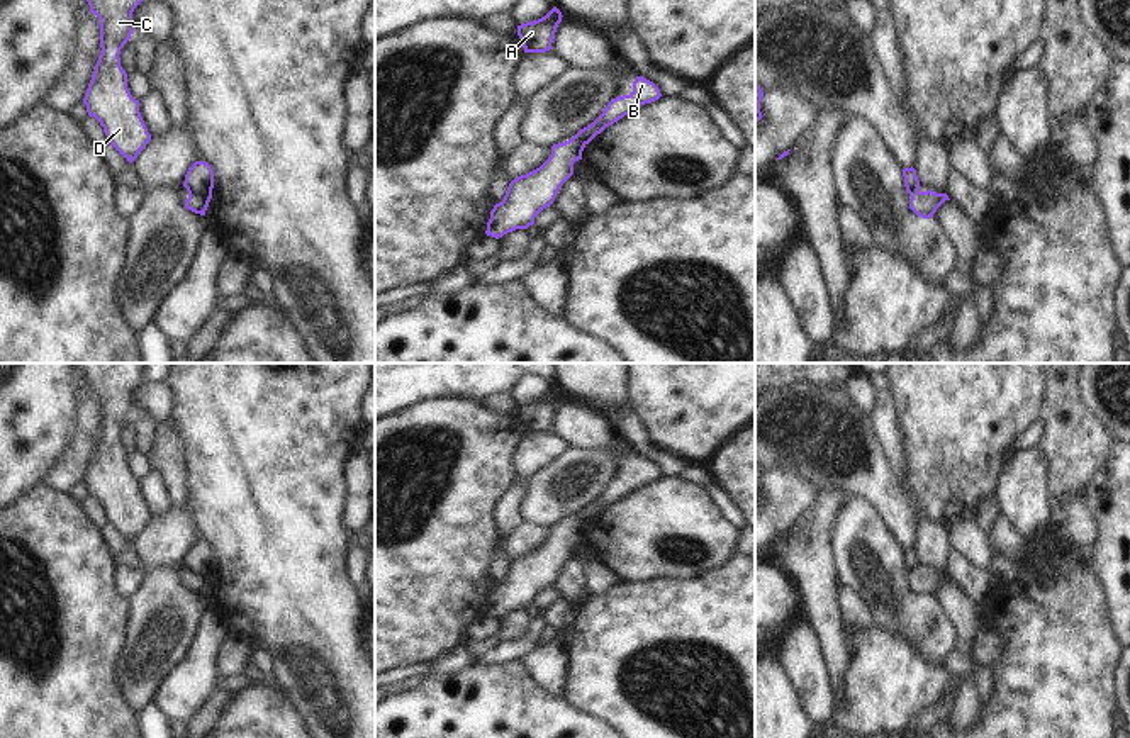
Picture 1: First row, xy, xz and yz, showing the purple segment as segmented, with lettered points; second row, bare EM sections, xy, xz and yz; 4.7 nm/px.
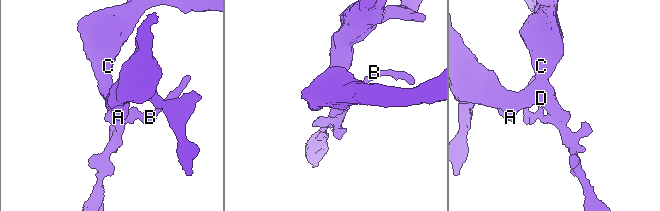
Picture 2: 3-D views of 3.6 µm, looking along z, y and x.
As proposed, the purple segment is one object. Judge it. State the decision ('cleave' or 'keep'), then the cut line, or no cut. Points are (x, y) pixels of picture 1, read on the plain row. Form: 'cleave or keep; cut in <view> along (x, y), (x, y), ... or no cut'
cleave; cut in xy along (189, 574), (207, 582)

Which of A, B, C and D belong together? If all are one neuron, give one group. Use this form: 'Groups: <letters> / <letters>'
Groups: A C D / B

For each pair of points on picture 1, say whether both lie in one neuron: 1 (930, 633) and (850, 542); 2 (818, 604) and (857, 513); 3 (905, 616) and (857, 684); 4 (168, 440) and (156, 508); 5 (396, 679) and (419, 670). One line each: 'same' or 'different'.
1: same
2: different
3: different
4: different
5: same

